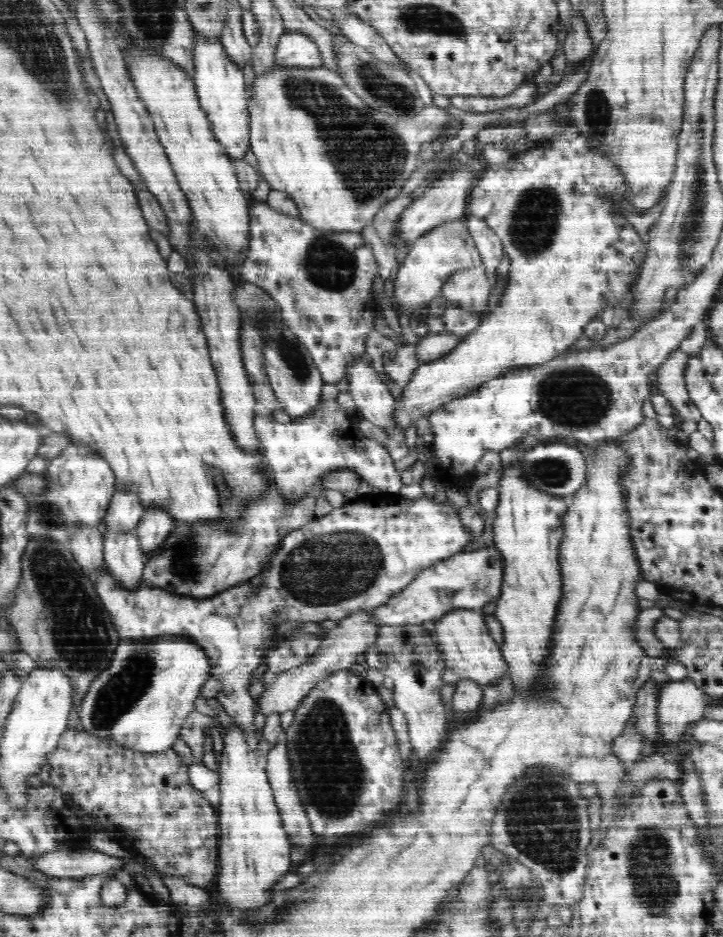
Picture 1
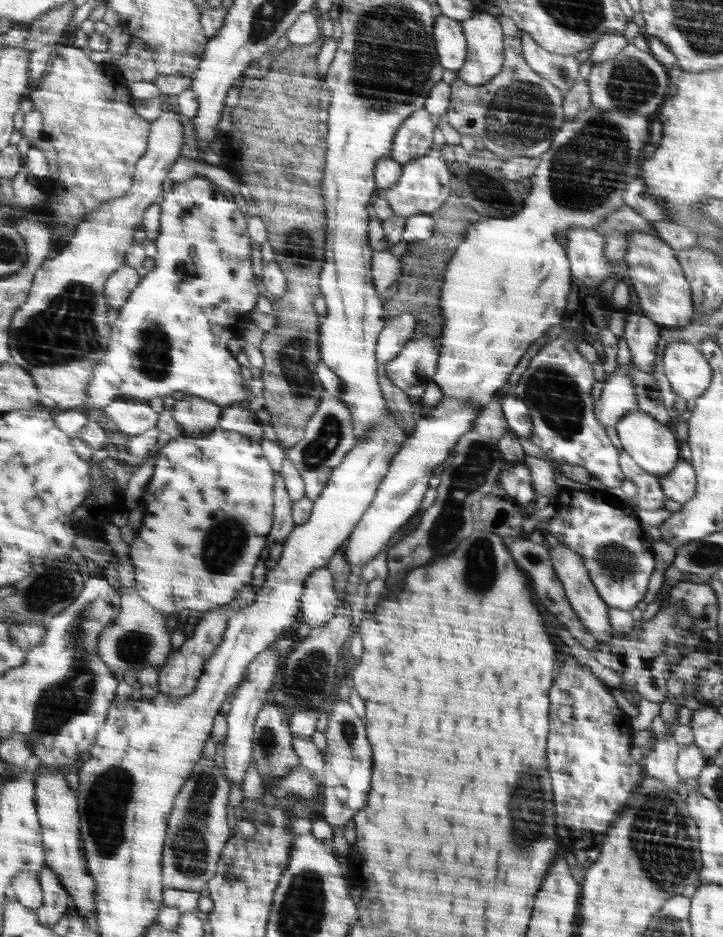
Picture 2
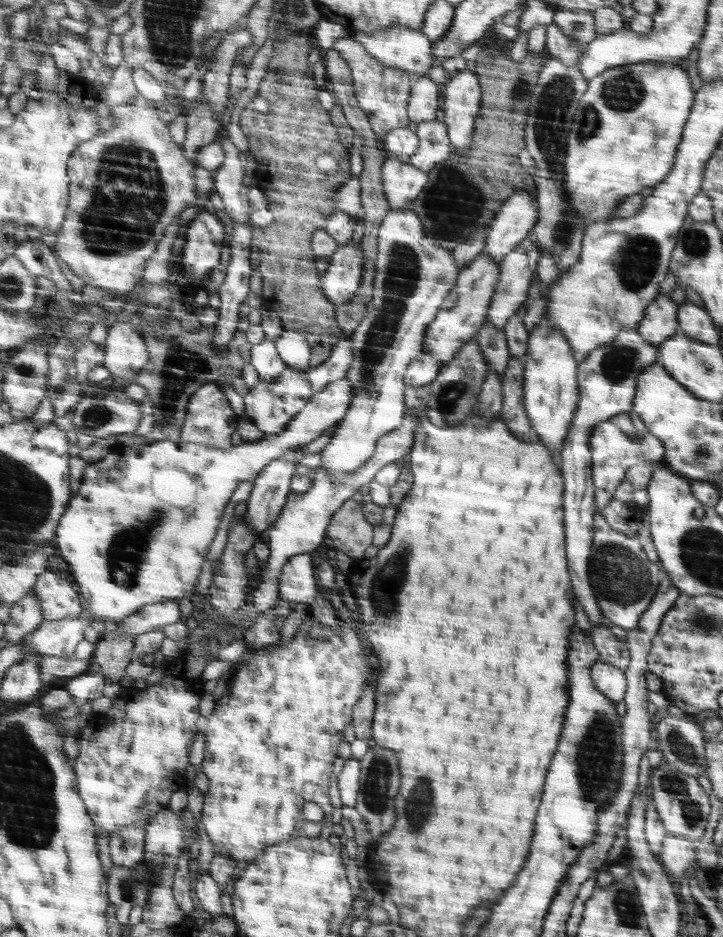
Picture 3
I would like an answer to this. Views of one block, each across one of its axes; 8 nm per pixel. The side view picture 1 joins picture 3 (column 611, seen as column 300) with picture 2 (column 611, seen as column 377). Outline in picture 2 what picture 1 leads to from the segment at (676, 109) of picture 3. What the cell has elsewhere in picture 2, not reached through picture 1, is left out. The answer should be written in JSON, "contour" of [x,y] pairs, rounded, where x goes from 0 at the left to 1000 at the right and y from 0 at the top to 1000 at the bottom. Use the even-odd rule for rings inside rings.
{"contour":[[[816,113],[809,120],[802,120],[798,126],[790,130],[783,130],[775,141],[765,147],[765,154],[758,161],[746,168],[747,174],[741,178],[737,188],[733,190],[734,202],[725,215],[725,221],[716,225],[714,231],[705,233],[678,233],[658,237],[650,241],[650,250],[645,252],[645,258],[633,263],[633,275],[627,275],[622,280],[620,289],[617,289],[614,305],[610,311],[610,330],[614,336],[614,348],[609,361],[609,376],[606,376],[606,391],[603,397],[598,399],[598,408],[602,408],[613,418],[613,425],[633,425],[653,428],[661,434],[672,434],[689,415],[694,414],[705,401],[705,397],[714,393],[719,382],[728,378],[730,370],[757,355],[763,348],[777,344],[781,330],[790,324],[794,316],[793,293],[790,292],[788,280],[783,266],[777,260],[769,257],[769,250],[783,250],[797,243],[822,244],[827,239],[838,235],[841,228],[852,226],[858,220],[864,220],[863,207],[869,200],[882,191],[885,186],[885,164],[893,152],[899,149],[899,126],[896,124],[882,124],[882,122],[863,122],[853,118],[831,117]]]}

